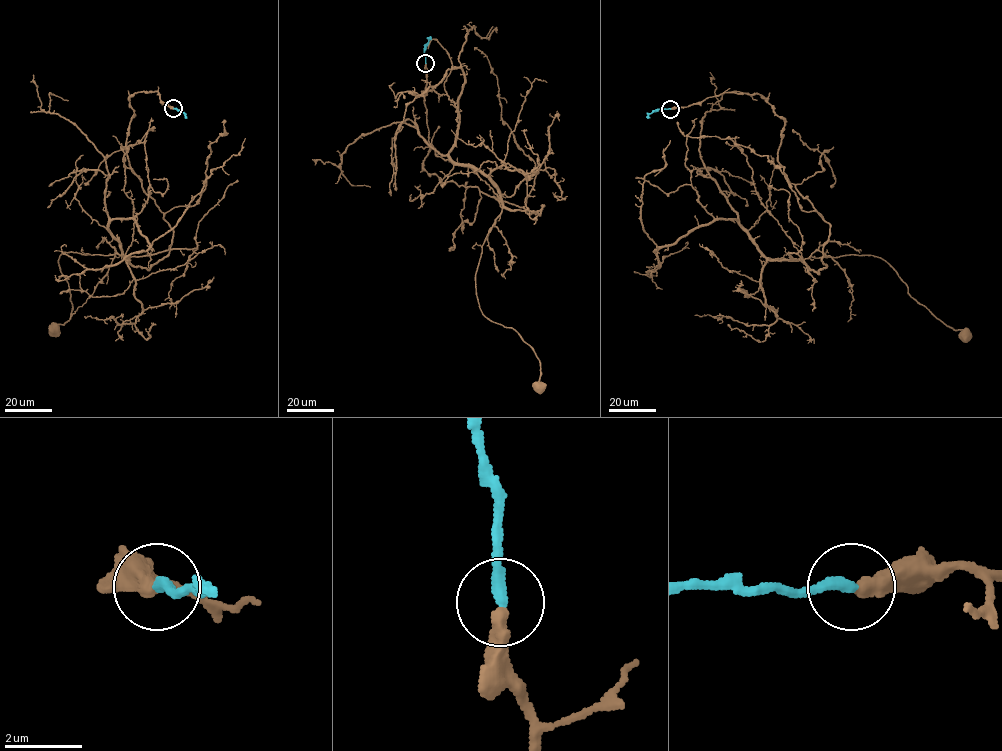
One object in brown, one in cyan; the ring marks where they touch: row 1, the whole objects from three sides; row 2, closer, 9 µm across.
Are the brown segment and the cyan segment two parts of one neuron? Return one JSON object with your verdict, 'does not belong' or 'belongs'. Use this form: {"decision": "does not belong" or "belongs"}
{"decision": "belongs"}

